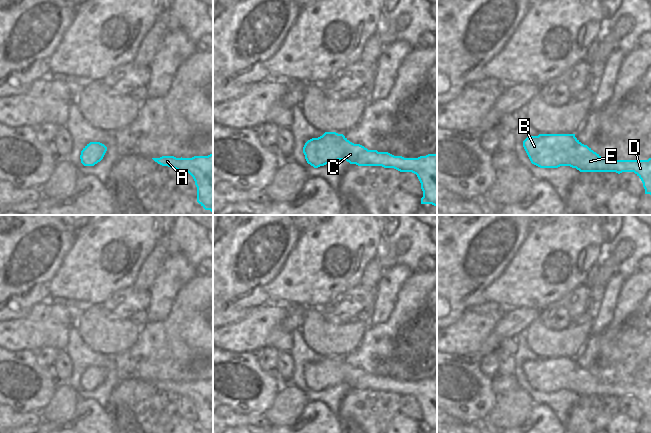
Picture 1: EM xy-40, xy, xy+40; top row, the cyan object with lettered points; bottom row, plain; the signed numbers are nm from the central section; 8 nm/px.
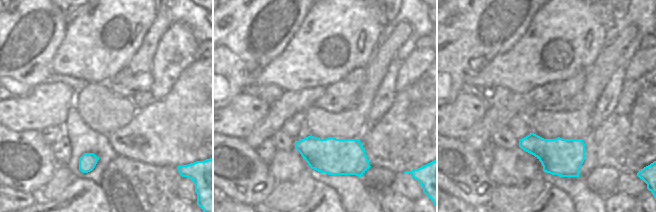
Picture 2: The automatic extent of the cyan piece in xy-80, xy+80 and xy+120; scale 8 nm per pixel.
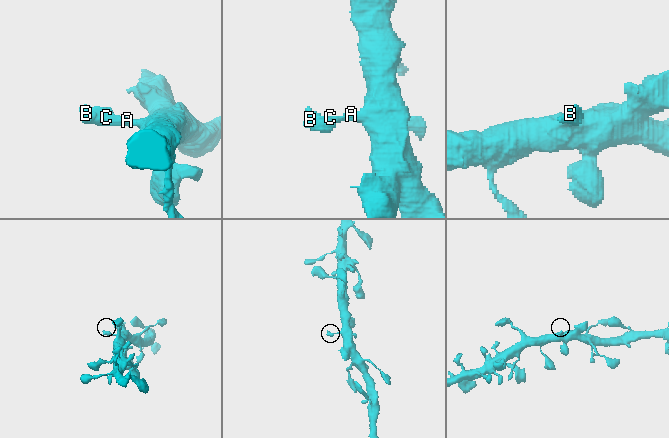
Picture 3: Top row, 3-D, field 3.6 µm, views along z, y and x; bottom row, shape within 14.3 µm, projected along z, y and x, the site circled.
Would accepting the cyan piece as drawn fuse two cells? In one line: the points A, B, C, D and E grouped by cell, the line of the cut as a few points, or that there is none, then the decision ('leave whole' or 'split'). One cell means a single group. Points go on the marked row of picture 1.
groups A B C D E; cut none; leave whole

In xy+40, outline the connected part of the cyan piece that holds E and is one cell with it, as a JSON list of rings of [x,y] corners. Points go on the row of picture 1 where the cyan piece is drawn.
[[[539,134],[528,136],[523,147],[532,164],[540,168],[570,166],[580,172],[634,172],[642,181],[645,194],[651,195],[651,158],[648,160],[608,160],[602,158],[587,145],[582,144],[575,134]]]

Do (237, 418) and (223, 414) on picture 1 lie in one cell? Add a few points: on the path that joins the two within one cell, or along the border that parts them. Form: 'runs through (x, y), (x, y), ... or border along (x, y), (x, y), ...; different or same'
runs through (234, 418), (226, 417); same

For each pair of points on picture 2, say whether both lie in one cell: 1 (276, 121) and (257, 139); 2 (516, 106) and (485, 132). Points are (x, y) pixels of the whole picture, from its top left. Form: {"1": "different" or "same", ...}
{"1": "same", "2": "same"}

